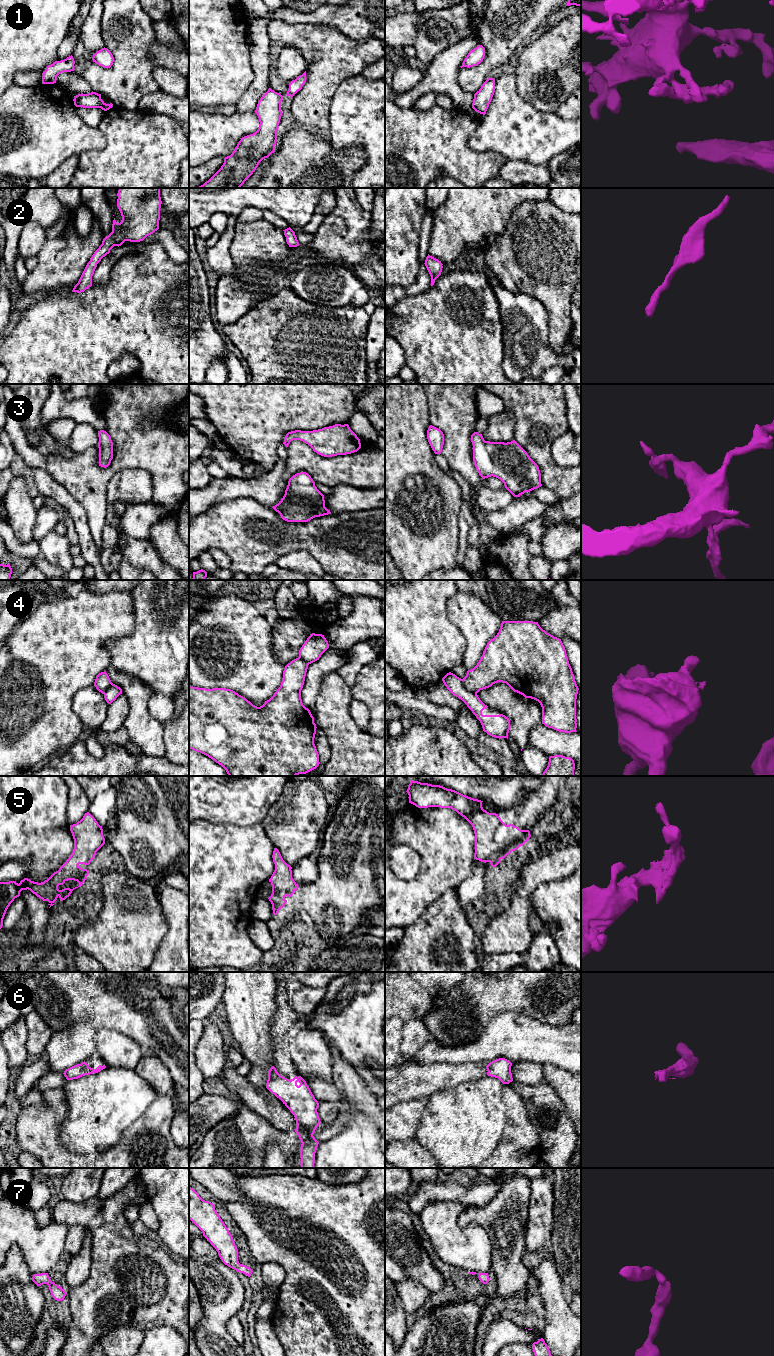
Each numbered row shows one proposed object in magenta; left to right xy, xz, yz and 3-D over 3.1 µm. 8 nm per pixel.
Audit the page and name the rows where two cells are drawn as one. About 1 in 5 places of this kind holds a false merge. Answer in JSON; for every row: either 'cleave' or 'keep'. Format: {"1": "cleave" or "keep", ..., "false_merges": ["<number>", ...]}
{"1": "keep", "2": "keep", "3": "keep", "4": "cleave", "5": "keep", "6": "keep", "7": "keep", "false_merges": ["4"]}

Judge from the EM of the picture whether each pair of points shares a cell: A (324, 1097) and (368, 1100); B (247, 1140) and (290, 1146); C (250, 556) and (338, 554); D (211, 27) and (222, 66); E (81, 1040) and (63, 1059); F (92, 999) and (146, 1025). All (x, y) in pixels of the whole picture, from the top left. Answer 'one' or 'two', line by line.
A: two
B: one
C: one
D: one
E: one
F: one

